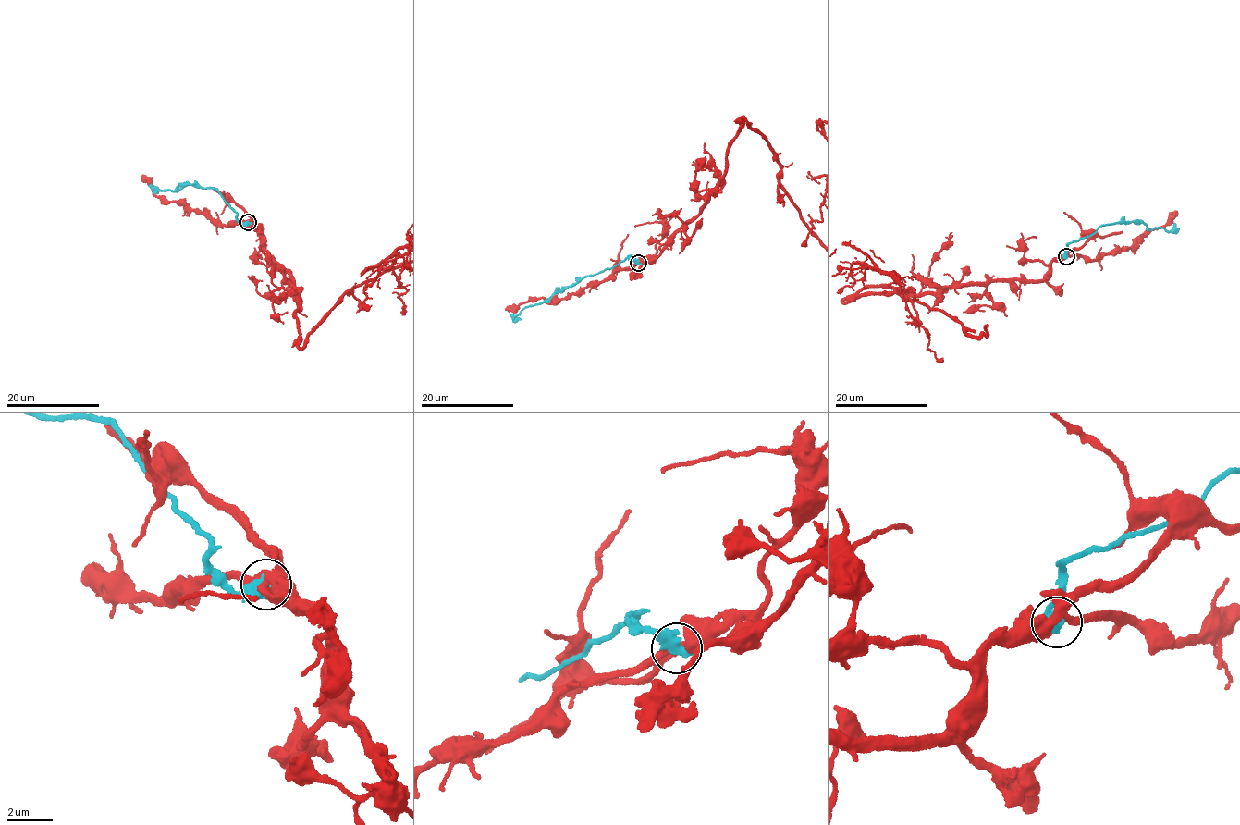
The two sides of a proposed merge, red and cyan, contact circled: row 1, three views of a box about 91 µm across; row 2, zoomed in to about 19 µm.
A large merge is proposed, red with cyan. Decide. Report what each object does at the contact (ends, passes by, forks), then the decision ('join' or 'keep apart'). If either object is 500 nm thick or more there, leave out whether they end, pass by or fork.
keep apart

